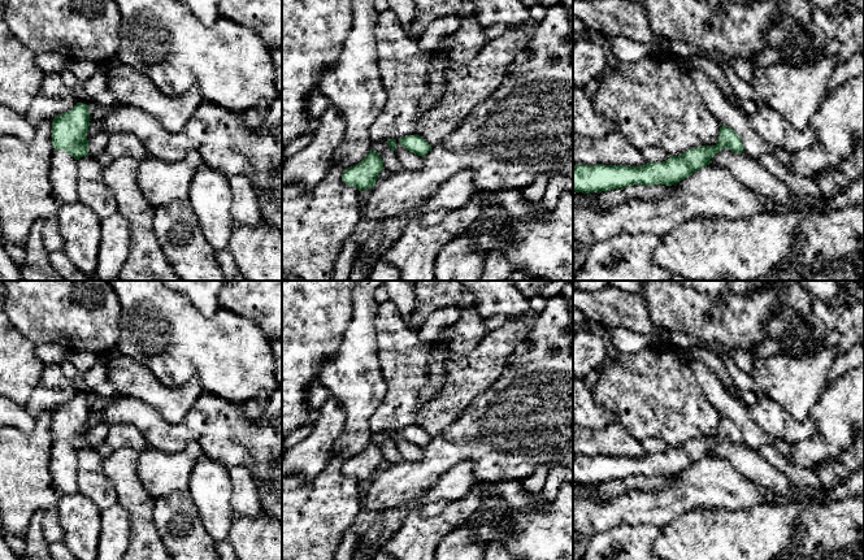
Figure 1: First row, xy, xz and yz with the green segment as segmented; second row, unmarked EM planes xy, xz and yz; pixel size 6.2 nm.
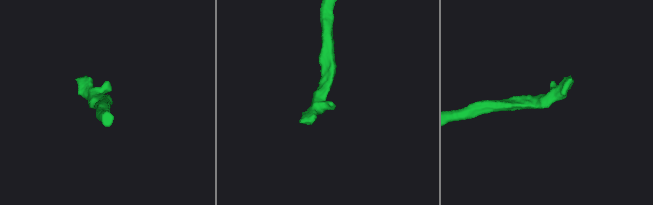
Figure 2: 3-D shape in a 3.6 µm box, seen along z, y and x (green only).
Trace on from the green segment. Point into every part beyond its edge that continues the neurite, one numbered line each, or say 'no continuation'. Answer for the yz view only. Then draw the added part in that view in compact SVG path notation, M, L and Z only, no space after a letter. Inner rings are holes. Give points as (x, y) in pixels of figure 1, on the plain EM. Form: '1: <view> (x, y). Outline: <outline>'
no continuation

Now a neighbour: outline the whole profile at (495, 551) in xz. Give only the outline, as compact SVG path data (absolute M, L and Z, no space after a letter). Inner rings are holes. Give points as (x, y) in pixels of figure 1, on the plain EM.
M495 542L487 546L483 560L512 560L512 557L507 552L503 544L500 544L499 542Z

